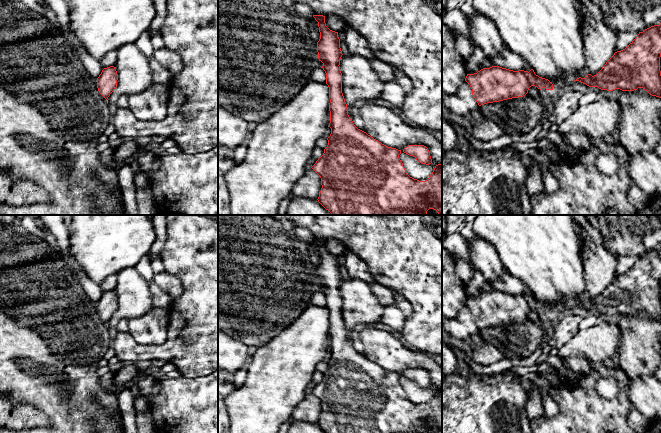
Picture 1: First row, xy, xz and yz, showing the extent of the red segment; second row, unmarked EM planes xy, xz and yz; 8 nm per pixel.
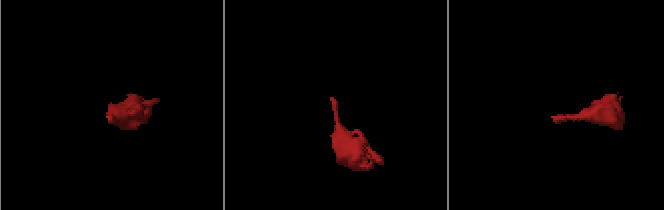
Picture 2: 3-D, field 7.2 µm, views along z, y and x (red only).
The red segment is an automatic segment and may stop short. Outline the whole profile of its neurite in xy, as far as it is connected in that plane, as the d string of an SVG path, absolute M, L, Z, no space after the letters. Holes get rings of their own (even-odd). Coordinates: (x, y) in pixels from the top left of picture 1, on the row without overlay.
M114 290L104 292L97 302L99 317L107 324L117 311L118 298Z

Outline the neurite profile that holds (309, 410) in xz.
M308 392L299 407L293 412L291 422L317 424L321 412L322 409L320 400L312 392Z

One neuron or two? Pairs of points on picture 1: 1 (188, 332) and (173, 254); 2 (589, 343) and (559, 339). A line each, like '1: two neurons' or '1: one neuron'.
1: one neuron
2: two neurons

